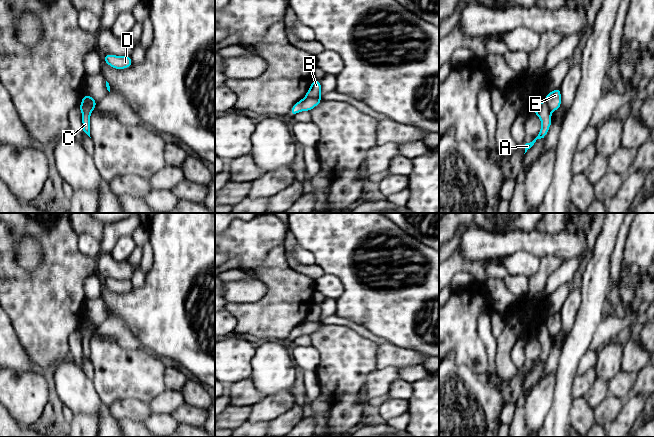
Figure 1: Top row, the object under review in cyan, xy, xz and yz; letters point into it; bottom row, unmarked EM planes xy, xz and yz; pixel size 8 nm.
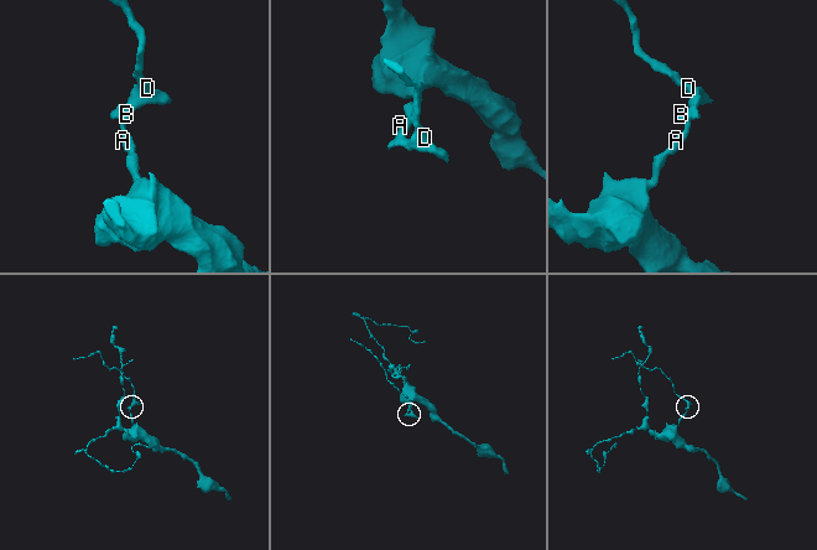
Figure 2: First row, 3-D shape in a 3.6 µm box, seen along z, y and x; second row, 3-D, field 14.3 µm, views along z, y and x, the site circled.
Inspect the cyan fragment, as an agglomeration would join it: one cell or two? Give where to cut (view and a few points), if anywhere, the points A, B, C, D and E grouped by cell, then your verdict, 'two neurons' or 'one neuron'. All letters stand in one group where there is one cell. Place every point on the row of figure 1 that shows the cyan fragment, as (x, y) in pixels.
xy (95, 104), (81, 105) | A B C / D E | two neurons

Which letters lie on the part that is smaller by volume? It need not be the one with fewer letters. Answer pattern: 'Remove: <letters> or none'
Remove: D, E

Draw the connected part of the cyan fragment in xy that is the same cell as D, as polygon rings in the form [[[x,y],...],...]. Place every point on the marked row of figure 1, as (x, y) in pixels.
[[[107,54],[103,56],[106,64],[115,69],[125,69],[133,64],[131,56],[117,56],[112,54]]]

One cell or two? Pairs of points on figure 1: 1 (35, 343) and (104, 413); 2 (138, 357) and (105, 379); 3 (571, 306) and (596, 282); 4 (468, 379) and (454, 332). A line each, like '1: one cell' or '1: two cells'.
1: two cells
2: one cell
3: two cells
4: two cells

